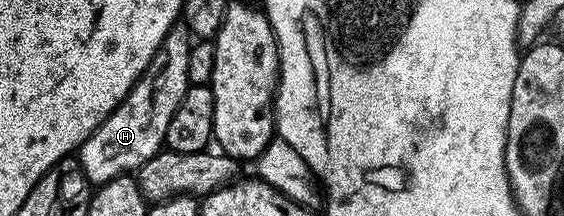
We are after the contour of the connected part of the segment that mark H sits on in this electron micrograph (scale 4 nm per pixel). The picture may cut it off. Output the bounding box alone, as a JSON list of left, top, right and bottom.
[79,21,192,184]

